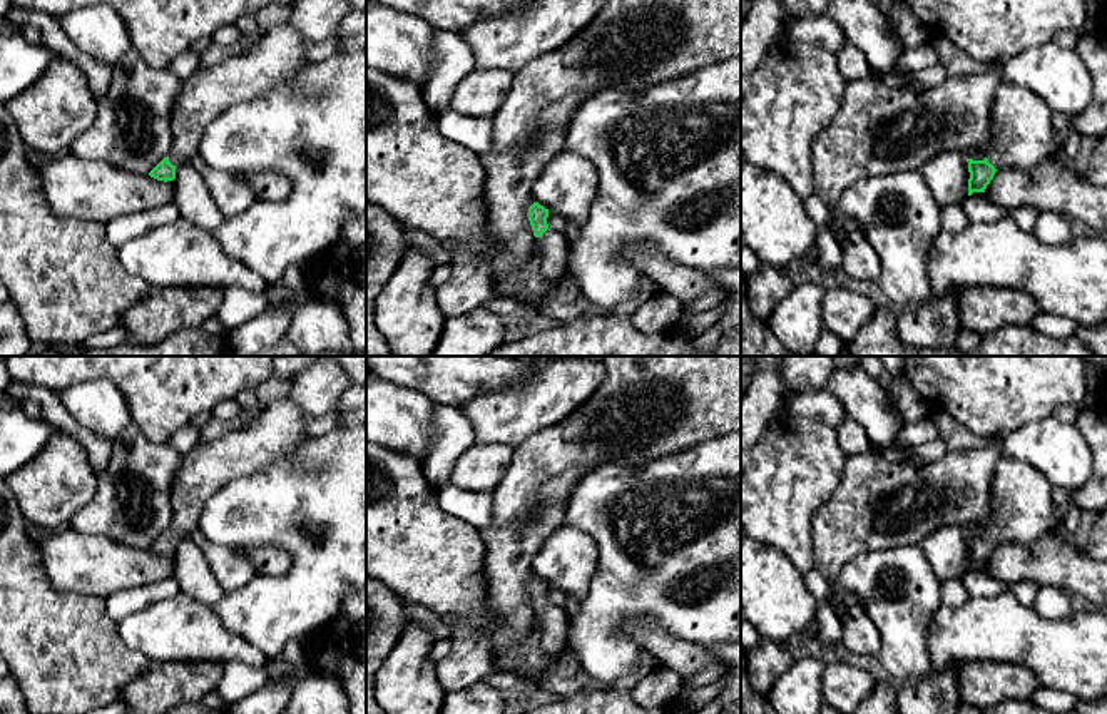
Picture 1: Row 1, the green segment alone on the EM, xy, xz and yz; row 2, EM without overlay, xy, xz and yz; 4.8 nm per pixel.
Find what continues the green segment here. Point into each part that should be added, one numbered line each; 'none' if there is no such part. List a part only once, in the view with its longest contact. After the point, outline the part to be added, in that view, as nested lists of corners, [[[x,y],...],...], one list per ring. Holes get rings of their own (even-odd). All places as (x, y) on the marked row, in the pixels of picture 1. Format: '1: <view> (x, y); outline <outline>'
1: yz (1022, 126); outline [[[1002,80],[993,100],[988,162],[997,169],[1032,167],[1053,157],[1053,114],[1023,87]]]

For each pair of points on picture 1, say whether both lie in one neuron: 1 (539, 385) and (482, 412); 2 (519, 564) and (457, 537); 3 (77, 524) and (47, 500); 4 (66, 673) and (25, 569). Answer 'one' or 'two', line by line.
1: one
2: two
3: two
4: one

